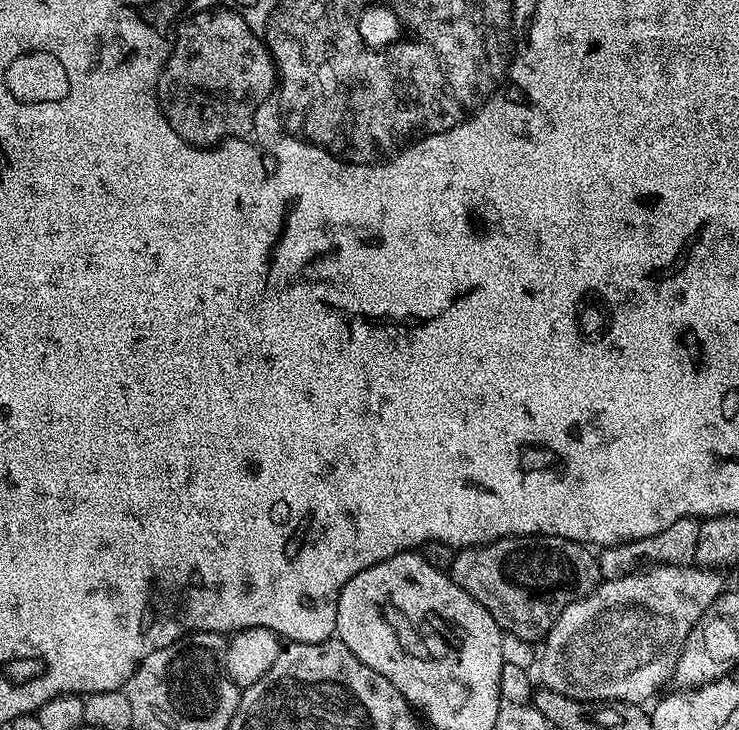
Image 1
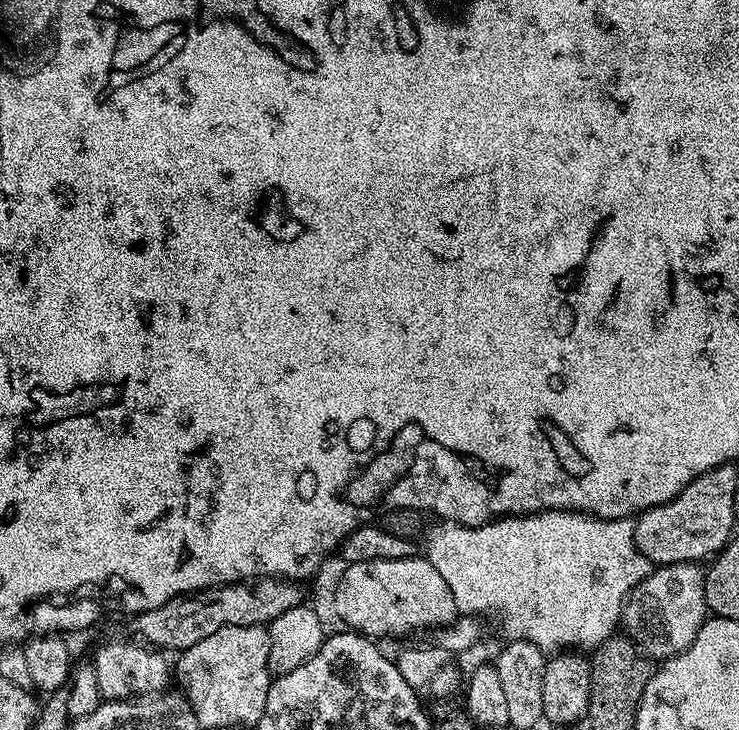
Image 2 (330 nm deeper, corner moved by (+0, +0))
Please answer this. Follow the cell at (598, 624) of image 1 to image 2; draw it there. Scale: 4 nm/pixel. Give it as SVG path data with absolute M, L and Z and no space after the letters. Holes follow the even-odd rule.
M699 563L690 564L665 564L649 571L642 583L633 588L632 593L624 602L622 613L622 628L629 640L644 653L645 656L656 662L663 662L678 655L682 650L694 642L698 630L709 619L710 613L706 594L704 593L705 569Z

